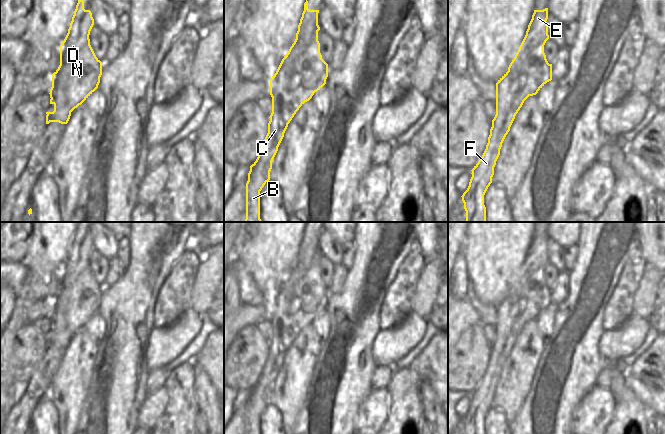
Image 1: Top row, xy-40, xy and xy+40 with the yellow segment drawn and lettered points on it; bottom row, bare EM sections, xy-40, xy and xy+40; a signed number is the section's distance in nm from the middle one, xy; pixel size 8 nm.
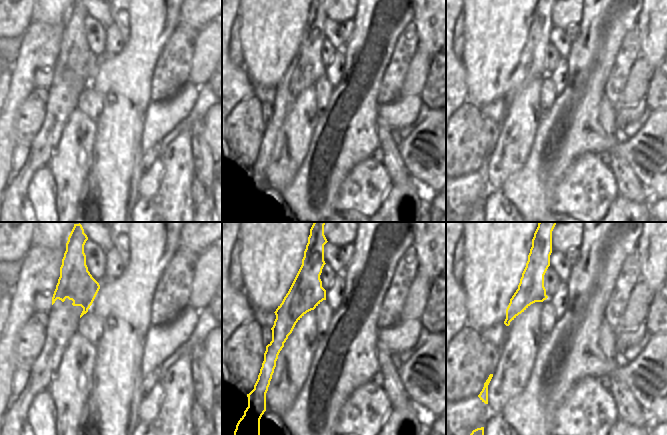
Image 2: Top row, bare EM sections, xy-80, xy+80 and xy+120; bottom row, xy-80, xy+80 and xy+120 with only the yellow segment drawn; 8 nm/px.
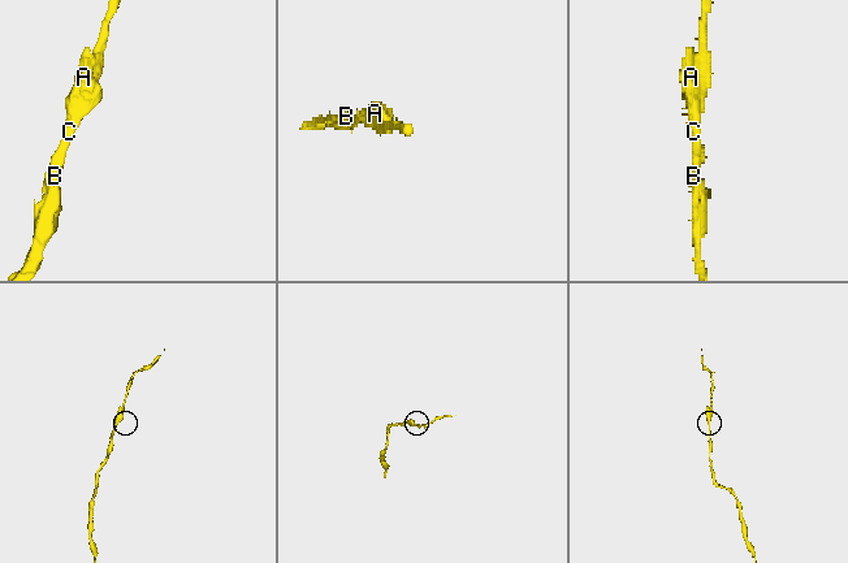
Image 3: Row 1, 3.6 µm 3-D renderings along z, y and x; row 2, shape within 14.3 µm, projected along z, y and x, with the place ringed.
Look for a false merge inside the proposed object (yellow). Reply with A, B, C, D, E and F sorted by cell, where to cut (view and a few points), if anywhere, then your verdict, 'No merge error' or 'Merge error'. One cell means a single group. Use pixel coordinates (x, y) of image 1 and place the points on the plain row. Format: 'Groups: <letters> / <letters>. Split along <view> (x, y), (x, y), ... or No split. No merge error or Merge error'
Groups: A B C D E F. No split. No merge error.

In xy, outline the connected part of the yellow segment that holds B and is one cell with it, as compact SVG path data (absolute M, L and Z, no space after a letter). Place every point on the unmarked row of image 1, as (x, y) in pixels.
M308 225L304 227L304 235L298 249L296 263L288 277L282 283L276 297L270 303L270 319L272 321L272 337L268 347L268 357L256 385L250 390L246 407L246 434L260 434L260 415L270 404L272 385L284 361L288 348L299 334L309 325L315 316L320 314L328 301L328 288L322 283L318 265L319 234L309 234Z

